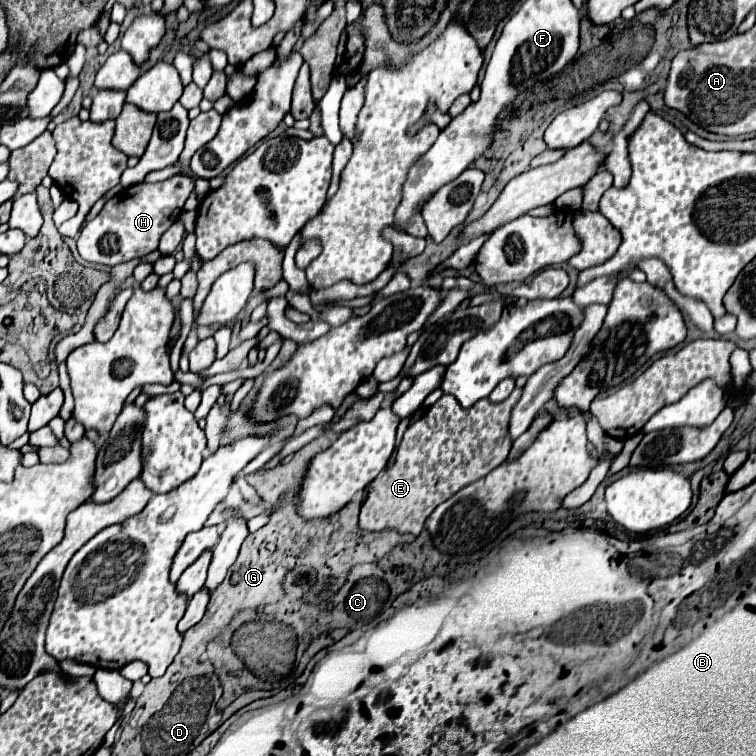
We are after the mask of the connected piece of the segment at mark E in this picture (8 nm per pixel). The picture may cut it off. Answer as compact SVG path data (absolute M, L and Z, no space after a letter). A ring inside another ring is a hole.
M517 387L503 403L481 399L471 409L463 409L455 397L443 395L421 419L405 429L393 465L367 485L359 527L367 531L395 529L419 535L425 519L439 503L453 497L465 485L485 477L507 459L513 445L509 439L509 417L519 397L521 389Z

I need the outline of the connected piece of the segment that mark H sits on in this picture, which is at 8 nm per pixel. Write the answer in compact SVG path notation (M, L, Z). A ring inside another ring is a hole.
M175 175L161 183L139 183L135 187L123 189L119 195L105 203L95 219L85 223L77 239L79 255L89 263L107 267L145 257L157 249L161 235L179 219L191 191L193 181L185 175Z

